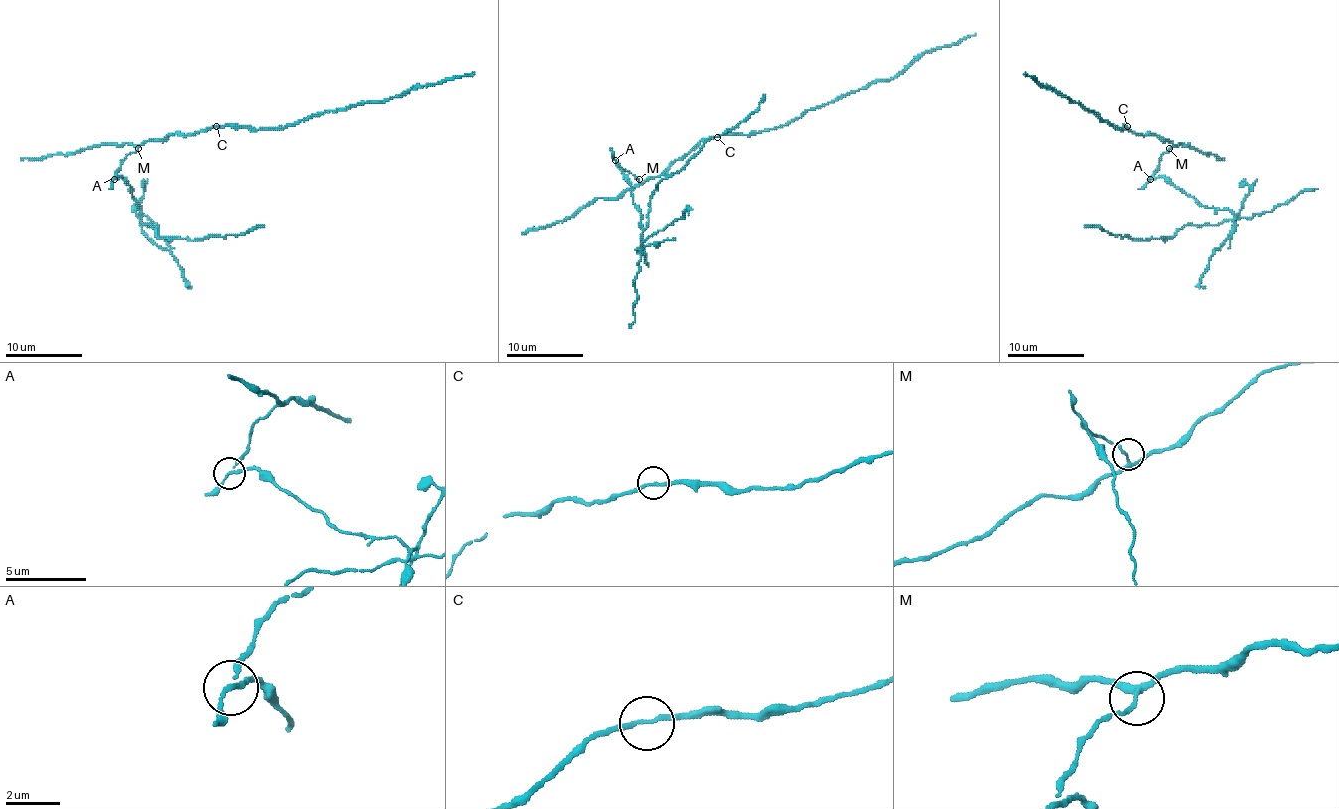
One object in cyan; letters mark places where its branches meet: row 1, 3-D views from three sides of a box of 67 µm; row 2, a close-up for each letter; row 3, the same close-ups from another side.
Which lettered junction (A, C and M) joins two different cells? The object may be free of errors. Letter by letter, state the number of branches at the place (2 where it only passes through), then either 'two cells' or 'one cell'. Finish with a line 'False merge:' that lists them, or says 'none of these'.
A: 3 branches meet; two cells
C: 2 branches meet; one cell
M: 3 branches meet; one cell
False merge: A

